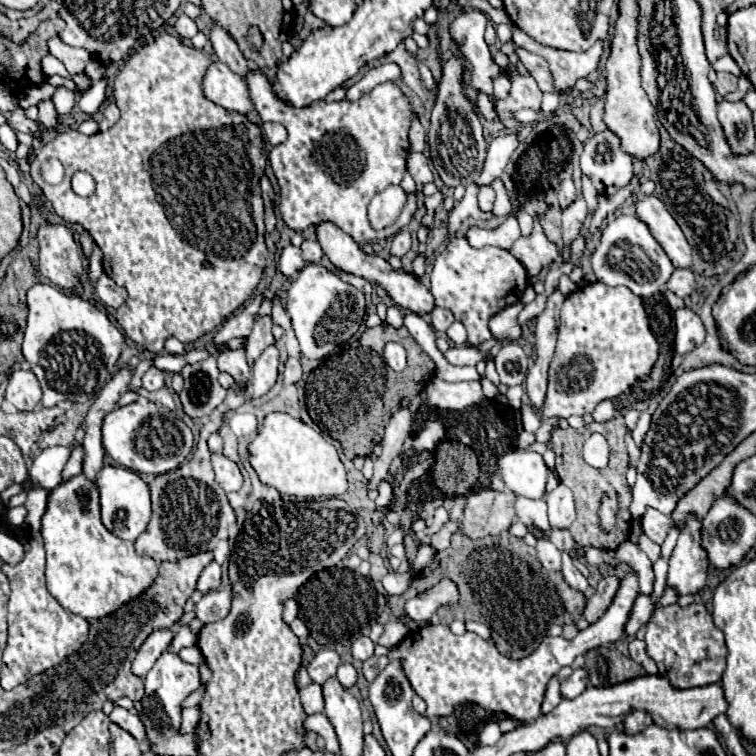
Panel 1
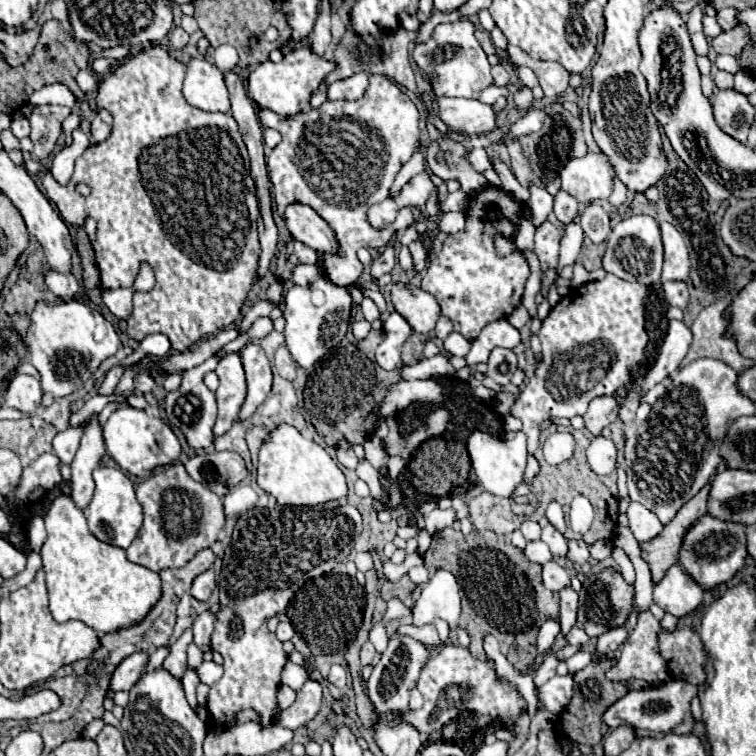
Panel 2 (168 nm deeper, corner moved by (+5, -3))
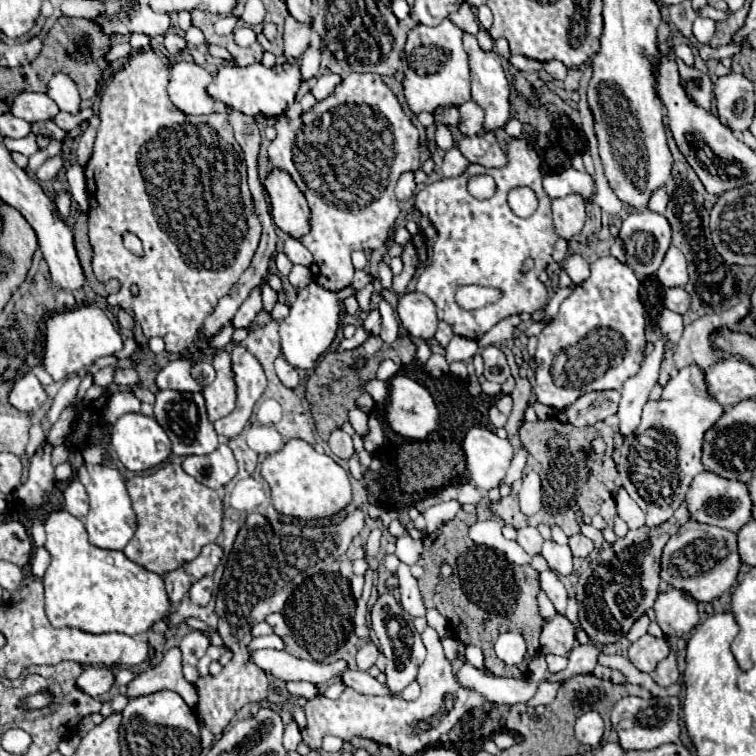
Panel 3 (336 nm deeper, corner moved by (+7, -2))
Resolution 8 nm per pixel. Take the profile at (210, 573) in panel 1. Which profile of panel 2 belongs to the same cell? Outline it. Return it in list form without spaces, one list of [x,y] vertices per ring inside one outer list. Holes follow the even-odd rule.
[[[207,569],[205,573],[201,573],[199,577],[195,577],[193,585],[191,585],[191,595],[197,599],[197,601],[207,601],[211,597],[211,591],[215,589],[215,577],[213,577],[213,571]]]

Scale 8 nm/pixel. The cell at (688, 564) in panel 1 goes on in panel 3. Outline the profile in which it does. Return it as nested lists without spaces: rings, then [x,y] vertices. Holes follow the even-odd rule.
[[[669,588],[667,592],[659,594],[653,610],[657,616],[657,624],[667,636],[689,634],[699,622],[697,602],[675,588]]]

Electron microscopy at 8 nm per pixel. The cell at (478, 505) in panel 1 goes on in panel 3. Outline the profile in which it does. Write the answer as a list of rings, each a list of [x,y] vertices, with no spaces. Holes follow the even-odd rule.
[[[547,418],[547,420],[537,420],[537,422],[523,422],[519,430],[519,442],[525,446],[529,452],[527,456],[527,468],[525,472],[537,470],[541,474],[541,486],[543,486],[543,508],[535,516],[525,516],[521,514],[517,506],[517,486],[513,486],[513,492],[507,498],[501,498],[497,504],[491,504],[491,510],[505,522],[515,528],[521,528],[523,524],[559,524],[567,536],[579,534],[579,524],[575,520],[575,512],[581,512],[583,520],[591,520],[593,514],[599,512],[599,506],[611,492],[605,488],[605,468],[603,462],[595,462],[595,452],[591,448],[591,440],[603,438],[603,440],[613,440],[613,430],[605,422],[597,422],[587,428],[575,428],[569,422],[559,422],[557,418]],[[555,434],[565,434],[569,438],[569,446],[561,450],[553,450],[547,446],[547,440]],[[547,512],[551,512],[551,520],[547,520]],[[543,520],[543,522],[541,522]]]

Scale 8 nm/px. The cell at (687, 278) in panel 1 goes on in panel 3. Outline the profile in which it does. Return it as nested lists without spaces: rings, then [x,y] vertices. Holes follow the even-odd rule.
[[[669,288],[665,292],[665,306],[677,314],[685,314],[689,310],[689,294],[683,288]]]

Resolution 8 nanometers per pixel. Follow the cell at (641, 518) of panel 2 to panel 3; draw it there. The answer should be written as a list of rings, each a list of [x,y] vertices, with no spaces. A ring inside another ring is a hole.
[[[619,488],[615,492],[615,504],[617,504],[619,518],[623,518],[629,528],[641,528],[645,524],[643,510],[633,502],[633,498],[627,494],[625,488]]]

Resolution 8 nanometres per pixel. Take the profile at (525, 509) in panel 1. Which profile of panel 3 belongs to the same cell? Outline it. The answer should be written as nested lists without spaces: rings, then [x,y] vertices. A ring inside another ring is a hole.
[[[535,526],[519,528],[517,542],[519,542],[519,546],[521,546],[529,556],[537,556],[537,554],[541,554],[543,538],[541,538],[541,534],[539,534],[539,530],[537,530]]]

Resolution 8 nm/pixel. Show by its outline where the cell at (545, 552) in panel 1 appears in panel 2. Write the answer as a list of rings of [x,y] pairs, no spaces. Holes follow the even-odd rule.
[[[551,559],[543,565],[543,585],[551,591],[559,591],[569,585],[569,573],[557,561]]]

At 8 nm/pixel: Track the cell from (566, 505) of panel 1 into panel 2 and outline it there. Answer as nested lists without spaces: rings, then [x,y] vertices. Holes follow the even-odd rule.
[[[551,523],[543,527],[541,539],[549,545],[549,549],[551,549],[551,553],[553,553],[555,557],[563,557],[563,555],[567,553],[567,539],[565,539],[563,533],[557,531]]]

